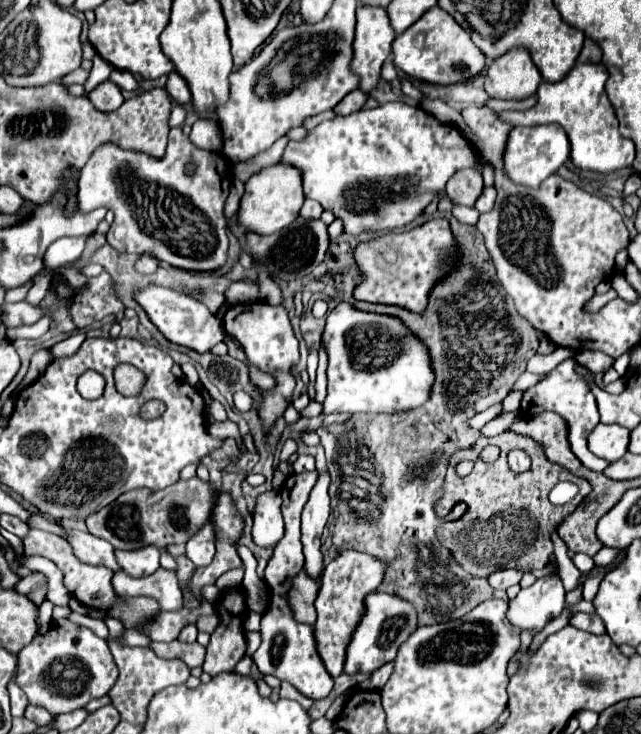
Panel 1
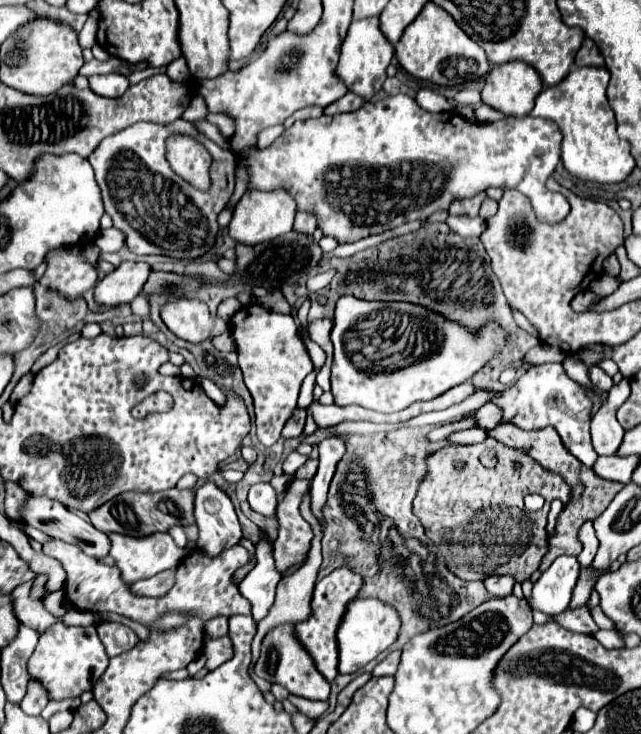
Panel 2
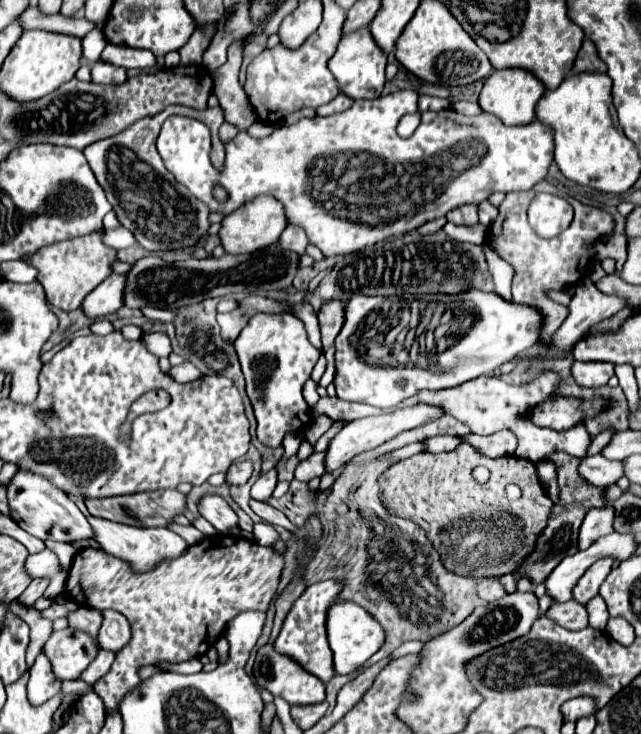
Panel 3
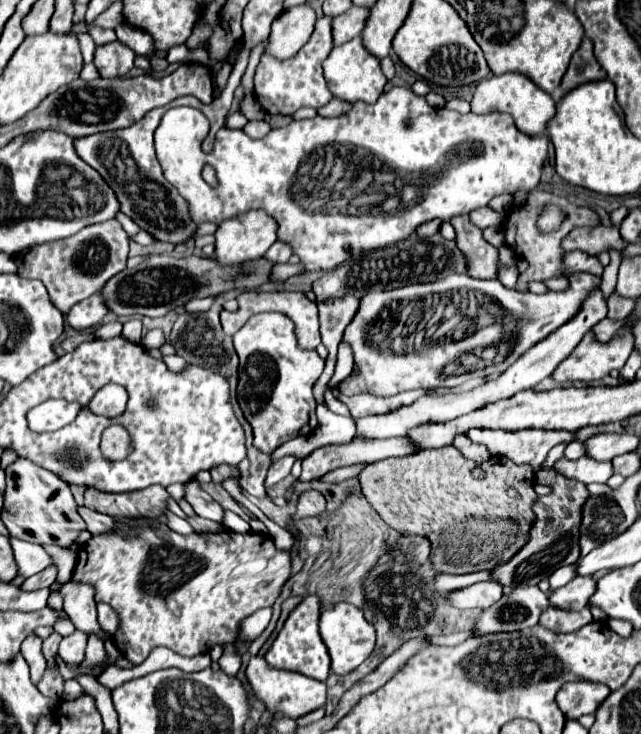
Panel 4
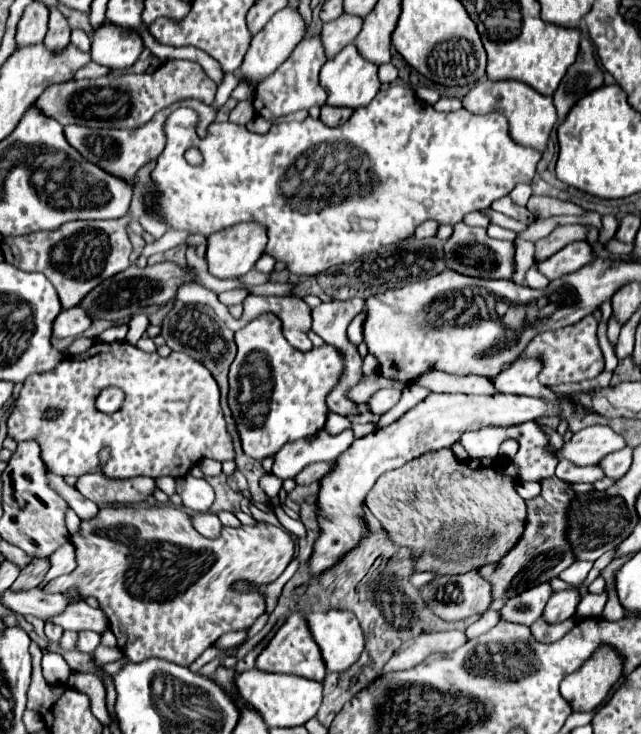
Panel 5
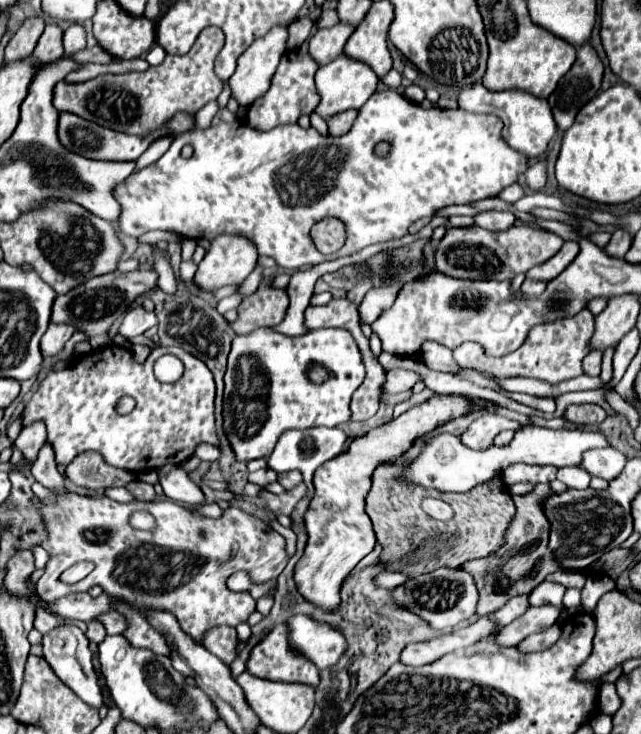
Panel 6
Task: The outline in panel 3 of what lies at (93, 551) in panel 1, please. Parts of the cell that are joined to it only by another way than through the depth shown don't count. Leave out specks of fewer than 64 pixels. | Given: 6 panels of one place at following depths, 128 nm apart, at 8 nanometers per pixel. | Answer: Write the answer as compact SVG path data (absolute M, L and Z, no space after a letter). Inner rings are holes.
M18 470L10 488L8 488L8 504L12 512L12 520L26 530L28 534L40 540L58 540L58 542L76 542L84 538L94 538L94 530L86 516L78 510L78 506L58 488L52 488L44 476L36 476L24 470Z

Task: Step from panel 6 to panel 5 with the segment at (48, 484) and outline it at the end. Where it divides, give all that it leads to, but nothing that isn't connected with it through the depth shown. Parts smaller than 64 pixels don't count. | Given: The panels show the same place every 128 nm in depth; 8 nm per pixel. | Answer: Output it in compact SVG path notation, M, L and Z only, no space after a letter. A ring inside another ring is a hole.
M48 472L48 480L52 480L52 488L60 490L60 496L64 496L68 500L70 508L78 514L80 520L90 520L96 516L98 506L92 504L88 498L84 498L76 488L70 488L64 480L60 480L60 476L52 476L50 472Z

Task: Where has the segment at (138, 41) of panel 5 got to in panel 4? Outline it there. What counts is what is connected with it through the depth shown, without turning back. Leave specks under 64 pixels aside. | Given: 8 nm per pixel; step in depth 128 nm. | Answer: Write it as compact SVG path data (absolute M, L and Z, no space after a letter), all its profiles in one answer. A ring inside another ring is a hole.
M116 40L112 44L96 48L94 64L102 78L116 78L128 74L134 68L134 58L136 54Z

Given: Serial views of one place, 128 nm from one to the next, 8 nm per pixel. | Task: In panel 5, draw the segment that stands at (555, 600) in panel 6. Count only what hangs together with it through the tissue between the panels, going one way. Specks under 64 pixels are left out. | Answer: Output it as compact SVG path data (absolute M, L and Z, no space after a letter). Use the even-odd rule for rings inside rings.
M546 582L540 584L540 586L528 588L522 594L512 596L500 608L500 620L532 626L542 616L544 606L546 606L546 602L548 602L550 596L552 596L552 588Z

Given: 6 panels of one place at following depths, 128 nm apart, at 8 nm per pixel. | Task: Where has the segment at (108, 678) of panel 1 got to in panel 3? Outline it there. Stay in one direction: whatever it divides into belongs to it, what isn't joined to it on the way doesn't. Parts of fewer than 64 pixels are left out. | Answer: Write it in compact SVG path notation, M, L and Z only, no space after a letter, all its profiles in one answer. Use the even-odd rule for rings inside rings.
M64 628L52 632L42 648L58 680L78 680L98 654L96 640L86 632Z

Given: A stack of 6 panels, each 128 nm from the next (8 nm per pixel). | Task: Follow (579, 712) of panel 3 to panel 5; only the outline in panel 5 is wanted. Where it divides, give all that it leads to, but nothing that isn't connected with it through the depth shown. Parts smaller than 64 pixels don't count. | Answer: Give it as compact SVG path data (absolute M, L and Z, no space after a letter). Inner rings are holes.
M600 646L596 650L596 654L588 660L588 664L584 664L584 668L580 668L580 672L568 674L562 684L560 684L560 694L564 696L564 700L570 704L570 708L574 712L588 712L594 710L610 692L610 688L618 682L622 674L622 658L616 656L616 652L608 646Z

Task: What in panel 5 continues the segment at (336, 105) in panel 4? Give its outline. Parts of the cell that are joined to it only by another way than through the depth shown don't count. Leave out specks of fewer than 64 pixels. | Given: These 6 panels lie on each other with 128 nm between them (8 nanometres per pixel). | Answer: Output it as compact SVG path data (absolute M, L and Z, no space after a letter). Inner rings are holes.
M322 106L320 112L320 120L324 124L328 124L330 128L336 128L340 124L344 124L350 116L352 116L352 108L338 108L338 106Z

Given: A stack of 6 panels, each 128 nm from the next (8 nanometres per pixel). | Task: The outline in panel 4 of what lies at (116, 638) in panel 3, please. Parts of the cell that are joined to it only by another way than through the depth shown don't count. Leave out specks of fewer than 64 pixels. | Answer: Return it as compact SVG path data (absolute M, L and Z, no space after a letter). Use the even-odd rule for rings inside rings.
M98 604L98 624L110 638L116 634L118 626L116 626L116 612L112 610L112 606Z

